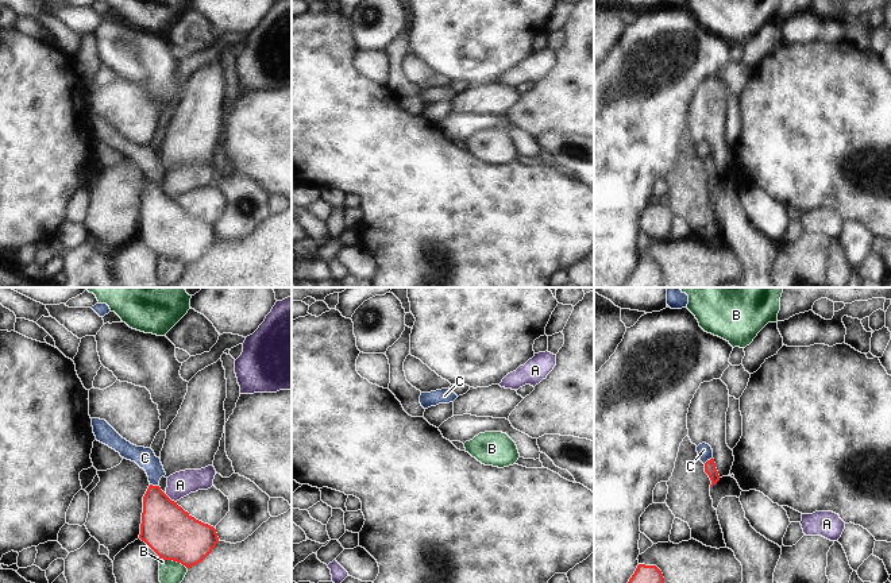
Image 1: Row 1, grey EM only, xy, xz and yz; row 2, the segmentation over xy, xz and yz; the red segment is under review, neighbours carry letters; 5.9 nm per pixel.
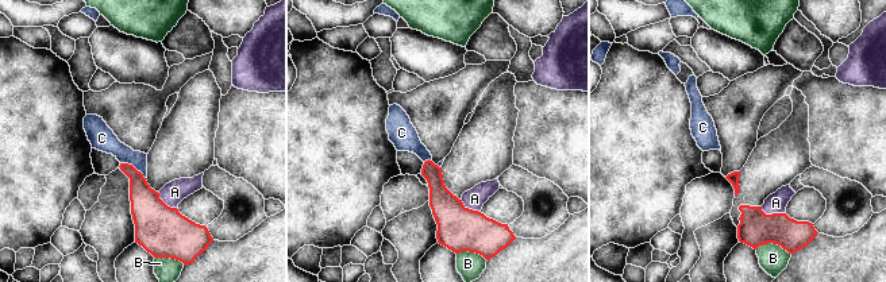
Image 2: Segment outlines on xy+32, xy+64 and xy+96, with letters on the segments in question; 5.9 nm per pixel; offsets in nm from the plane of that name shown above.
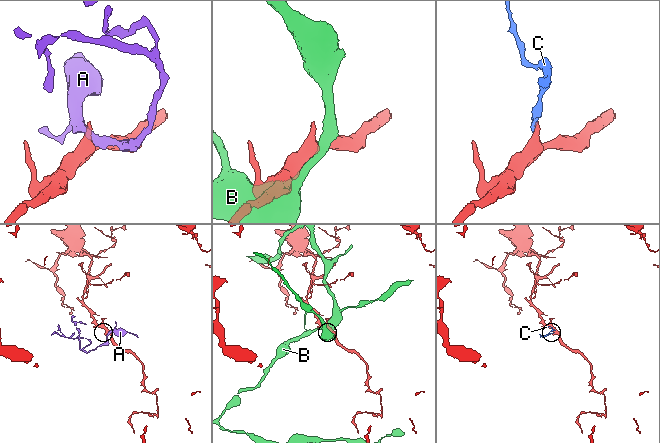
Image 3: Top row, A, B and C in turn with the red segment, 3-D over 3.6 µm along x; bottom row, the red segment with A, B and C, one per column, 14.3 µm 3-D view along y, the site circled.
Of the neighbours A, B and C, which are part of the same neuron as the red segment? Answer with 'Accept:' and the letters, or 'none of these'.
Accept: none of these

